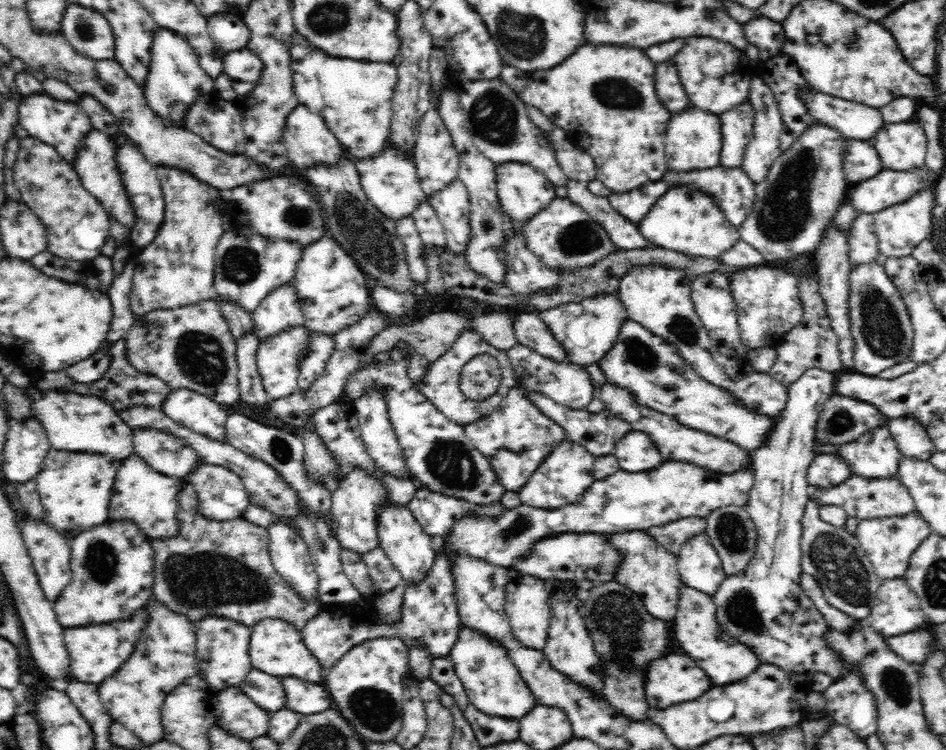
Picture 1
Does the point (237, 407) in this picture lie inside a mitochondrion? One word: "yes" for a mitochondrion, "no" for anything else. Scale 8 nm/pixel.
no

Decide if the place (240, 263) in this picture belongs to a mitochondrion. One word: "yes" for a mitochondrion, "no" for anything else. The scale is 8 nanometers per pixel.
yes

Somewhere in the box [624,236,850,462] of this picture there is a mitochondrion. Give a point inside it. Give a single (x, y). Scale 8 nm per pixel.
(682, 325)

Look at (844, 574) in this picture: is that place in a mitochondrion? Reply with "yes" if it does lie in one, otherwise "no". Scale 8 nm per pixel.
yes

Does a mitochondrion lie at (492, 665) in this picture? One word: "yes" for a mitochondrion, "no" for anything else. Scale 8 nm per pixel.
no

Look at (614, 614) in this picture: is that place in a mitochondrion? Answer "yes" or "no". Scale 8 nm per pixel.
yes

